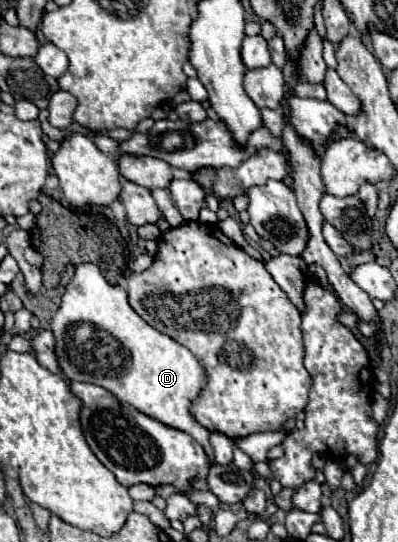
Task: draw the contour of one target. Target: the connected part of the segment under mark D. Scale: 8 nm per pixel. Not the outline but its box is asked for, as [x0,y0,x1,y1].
[50,264,214,464]

